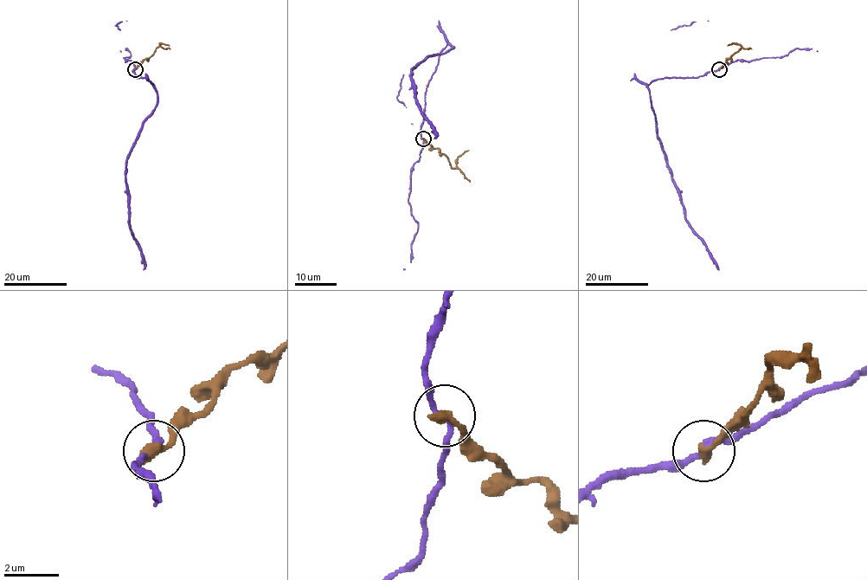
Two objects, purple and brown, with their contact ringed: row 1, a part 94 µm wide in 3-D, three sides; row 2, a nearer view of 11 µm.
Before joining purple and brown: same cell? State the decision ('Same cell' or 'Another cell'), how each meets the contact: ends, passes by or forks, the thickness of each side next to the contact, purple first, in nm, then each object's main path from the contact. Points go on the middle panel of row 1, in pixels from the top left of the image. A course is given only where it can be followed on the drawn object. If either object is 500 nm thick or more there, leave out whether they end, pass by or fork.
Another cell. At the ring purple passes by. At the ring brown ends. Thickness 180 nm (purple) against 400 nm. Course of purple: (423, 138), (427, 86), (448, 44), (447, 52), (412, 71), (418, 107), (433, 138). Course of brown: (423, 138), (448, 159), (452, 167), (457, 165), (458, 157), (468, 150)

